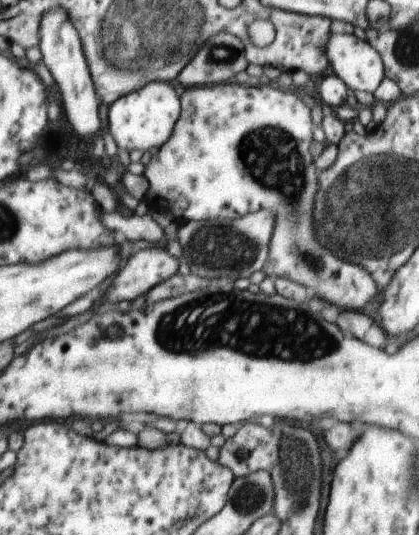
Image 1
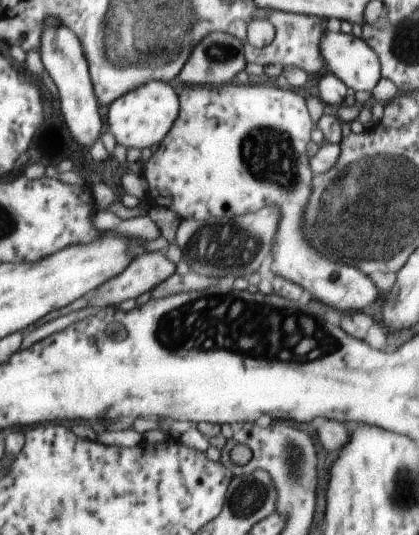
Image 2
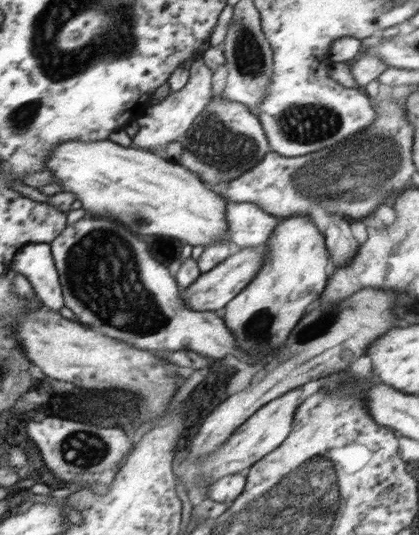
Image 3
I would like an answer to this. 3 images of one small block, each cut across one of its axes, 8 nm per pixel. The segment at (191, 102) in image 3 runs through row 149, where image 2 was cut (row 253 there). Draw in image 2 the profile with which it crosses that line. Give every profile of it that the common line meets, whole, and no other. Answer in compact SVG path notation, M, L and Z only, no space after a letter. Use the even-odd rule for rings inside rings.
M145 252L133 260L133 264L107 283L87 296L88 306L118 306L123 300L137 298L145 292L154 291L177 272L175 262L171 262L163 252Z

